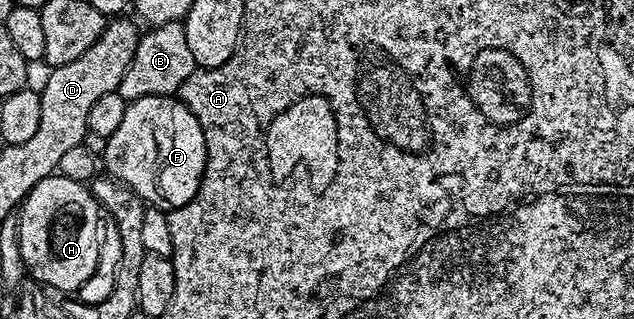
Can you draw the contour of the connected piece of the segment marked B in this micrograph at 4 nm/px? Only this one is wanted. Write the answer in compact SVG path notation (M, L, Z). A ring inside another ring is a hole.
M172 21L166 24L153 26L147 30L135 49L134 59L126 74L122 77L117 92L125 101L136 101L138 98L146 98L150 94L162 94L173 96L198 67L194 59L193 51L186 40L186 31L183 22Z

